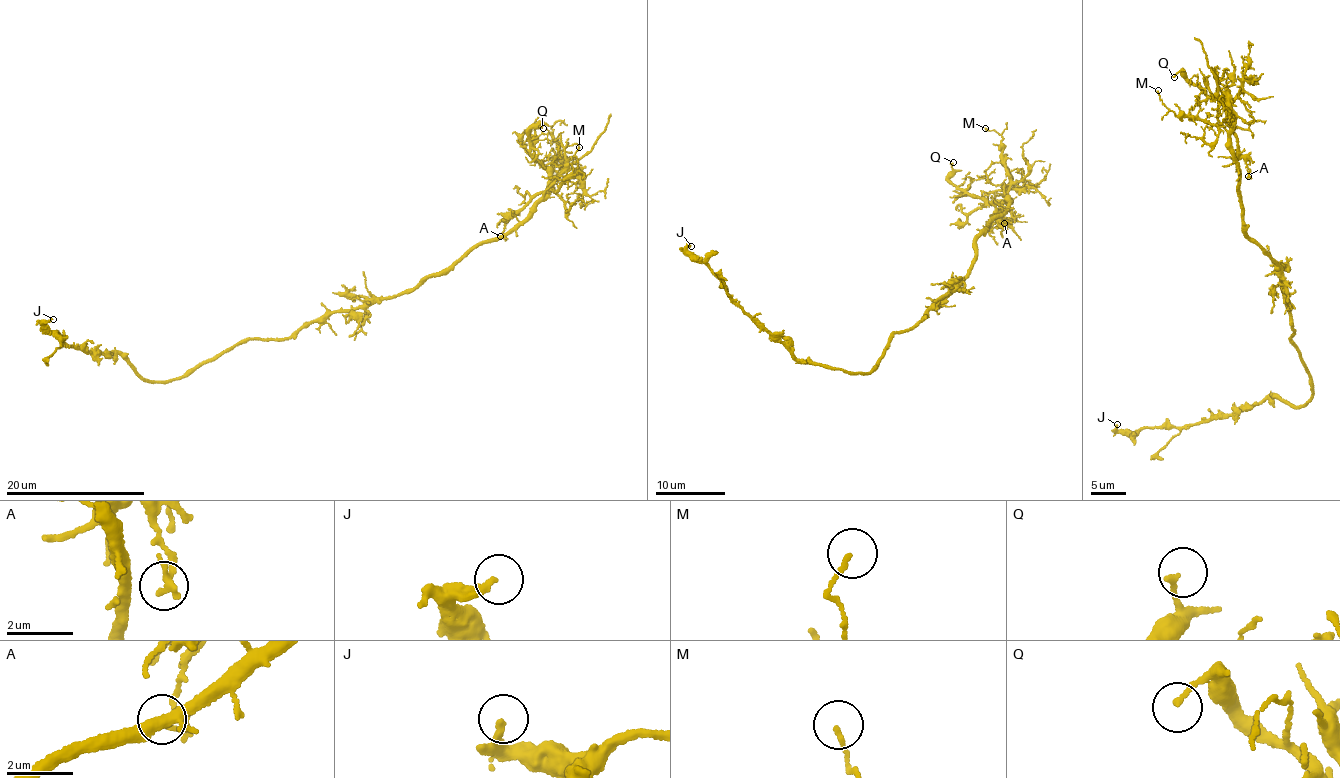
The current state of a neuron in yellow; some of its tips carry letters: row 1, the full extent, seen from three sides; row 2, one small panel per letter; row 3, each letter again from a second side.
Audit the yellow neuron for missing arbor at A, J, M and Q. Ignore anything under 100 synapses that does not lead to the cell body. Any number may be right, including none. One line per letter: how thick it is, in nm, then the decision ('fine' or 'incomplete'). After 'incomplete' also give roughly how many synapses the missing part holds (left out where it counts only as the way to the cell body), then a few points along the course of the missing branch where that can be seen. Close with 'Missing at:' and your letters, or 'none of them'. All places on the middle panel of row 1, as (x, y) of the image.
A: calibre 80 nm; fine
J: calibre 190 nm; fine
M: calibre 120 nm; fine
Q: calibre 160 nm; fine
Missing at: none of them

